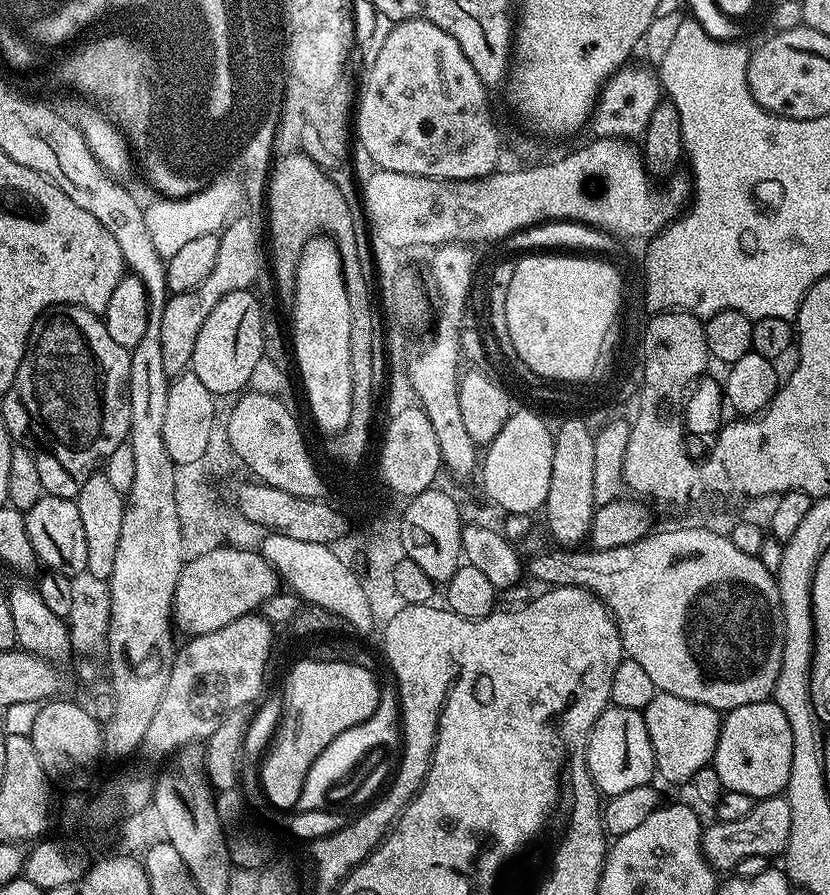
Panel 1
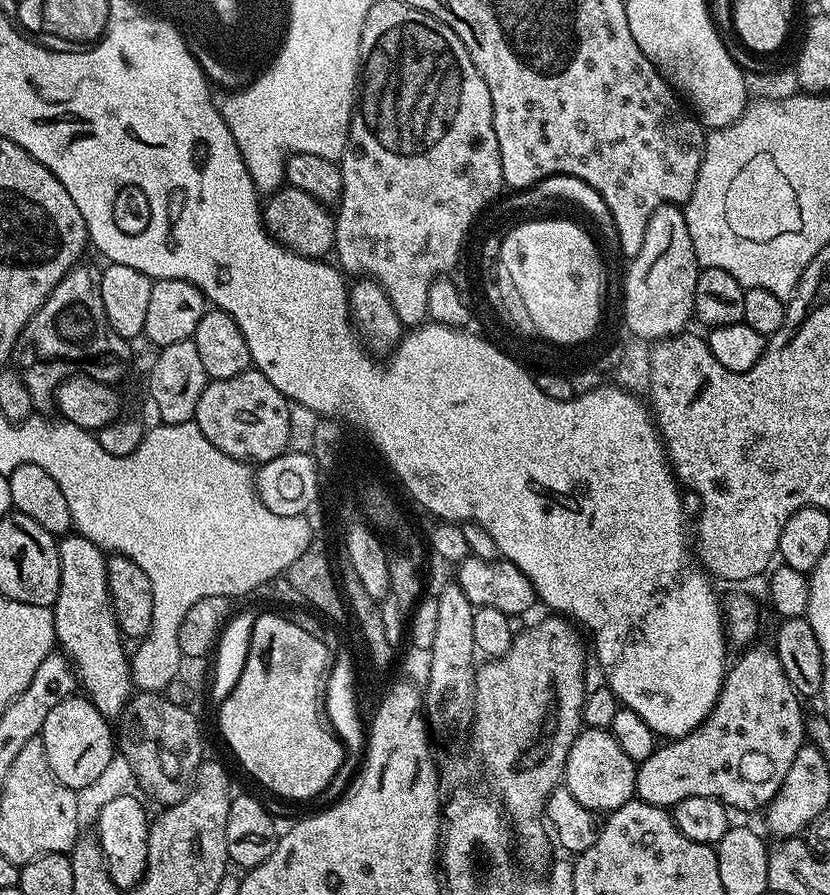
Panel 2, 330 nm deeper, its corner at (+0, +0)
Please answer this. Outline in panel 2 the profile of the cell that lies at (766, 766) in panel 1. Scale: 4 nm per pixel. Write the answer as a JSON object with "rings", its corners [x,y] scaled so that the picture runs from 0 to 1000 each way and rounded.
{"rings":[[[916,718],[898,723],[896,731],[888,737],[886,734],[884,741],[873,750],[872,764],[855,798],[836,817],[796,830],[783,847],[770,850],[765,893],[806,905],[822,896],[822,892],[865,892],[878,904],[893,903],[896,907],[924,904],[947,865],[952,865],[957,842],[961,842],[971,829],[971,796],[964,792],[965,779],[948,760],[934,723],[925,721],[924,724]]]}

